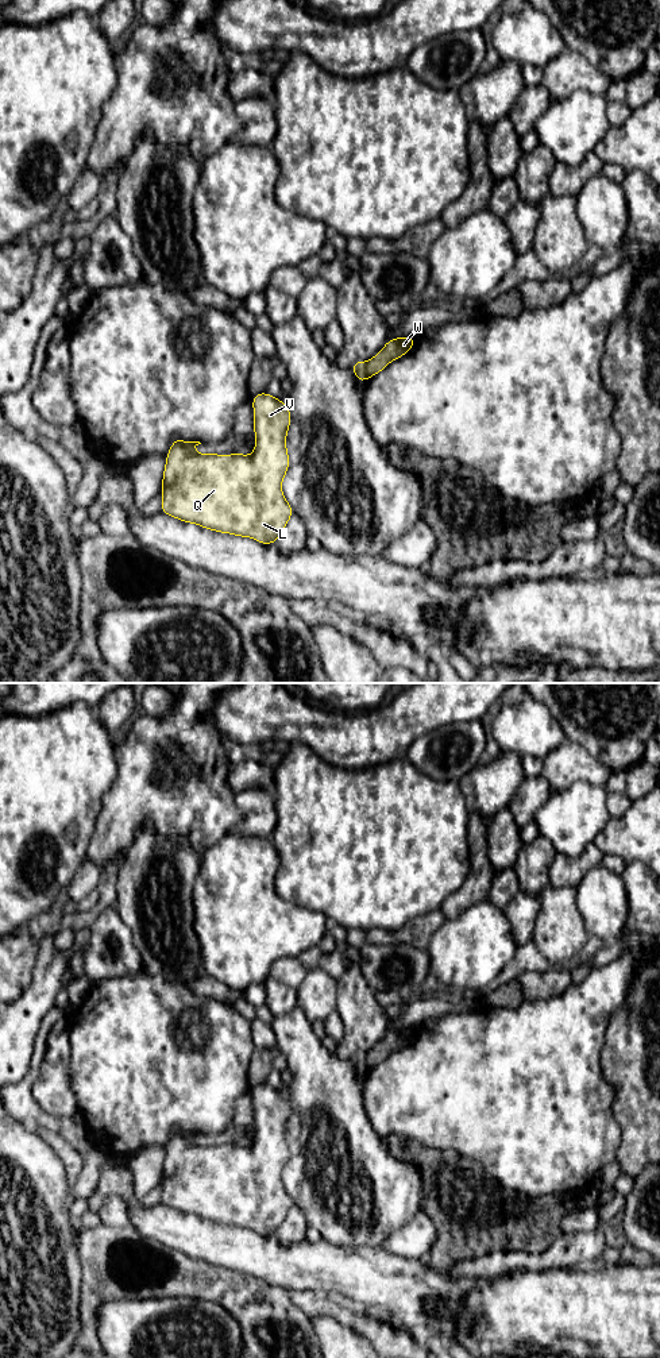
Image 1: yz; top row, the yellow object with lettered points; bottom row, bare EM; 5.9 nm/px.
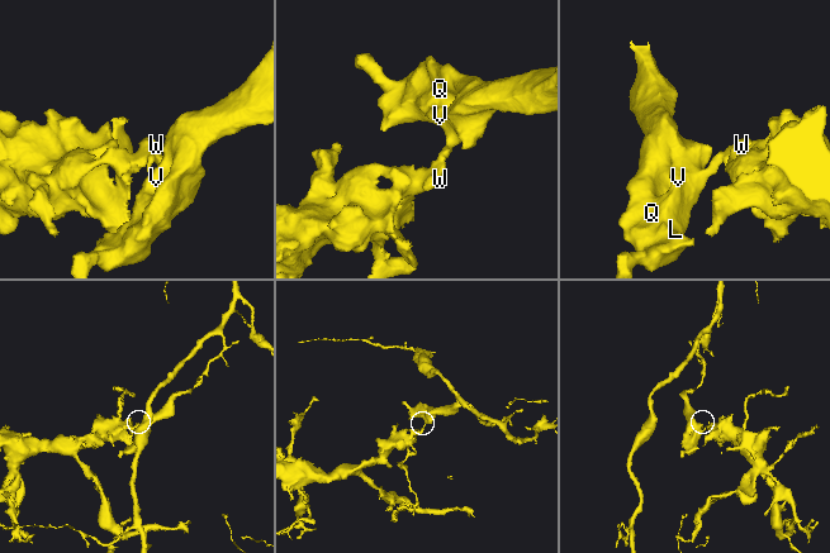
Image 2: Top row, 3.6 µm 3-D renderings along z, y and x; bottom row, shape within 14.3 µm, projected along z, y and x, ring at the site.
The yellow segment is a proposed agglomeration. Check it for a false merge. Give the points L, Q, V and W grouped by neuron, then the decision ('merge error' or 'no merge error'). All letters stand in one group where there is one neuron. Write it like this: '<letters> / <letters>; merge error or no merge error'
L Q V / W; merge error

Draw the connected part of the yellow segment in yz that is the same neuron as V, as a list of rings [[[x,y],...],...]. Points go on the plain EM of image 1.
[[[265,1083],[252,1087],[255,1139],[250,1147],[196,1145],[200,1133],[174,1130],[166,1146],[161,1203],[204,1220],[251,1228],[260,1235],[277,1234],[294,1205],[282,1184],[290,1151],[286,1127],[292,1112],[287,1093]]]

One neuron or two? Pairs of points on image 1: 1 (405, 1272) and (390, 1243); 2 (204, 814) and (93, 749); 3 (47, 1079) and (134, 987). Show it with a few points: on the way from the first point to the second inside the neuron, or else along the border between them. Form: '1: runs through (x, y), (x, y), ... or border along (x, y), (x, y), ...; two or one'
1: border along (382, 1247), (394, 1254), (425, 1261); two
2: border along (115, 747), (116, 778), (105, 793); two
3: border along (66, 1025), (69, 1036), (69, 1084), (72, 1087); two

